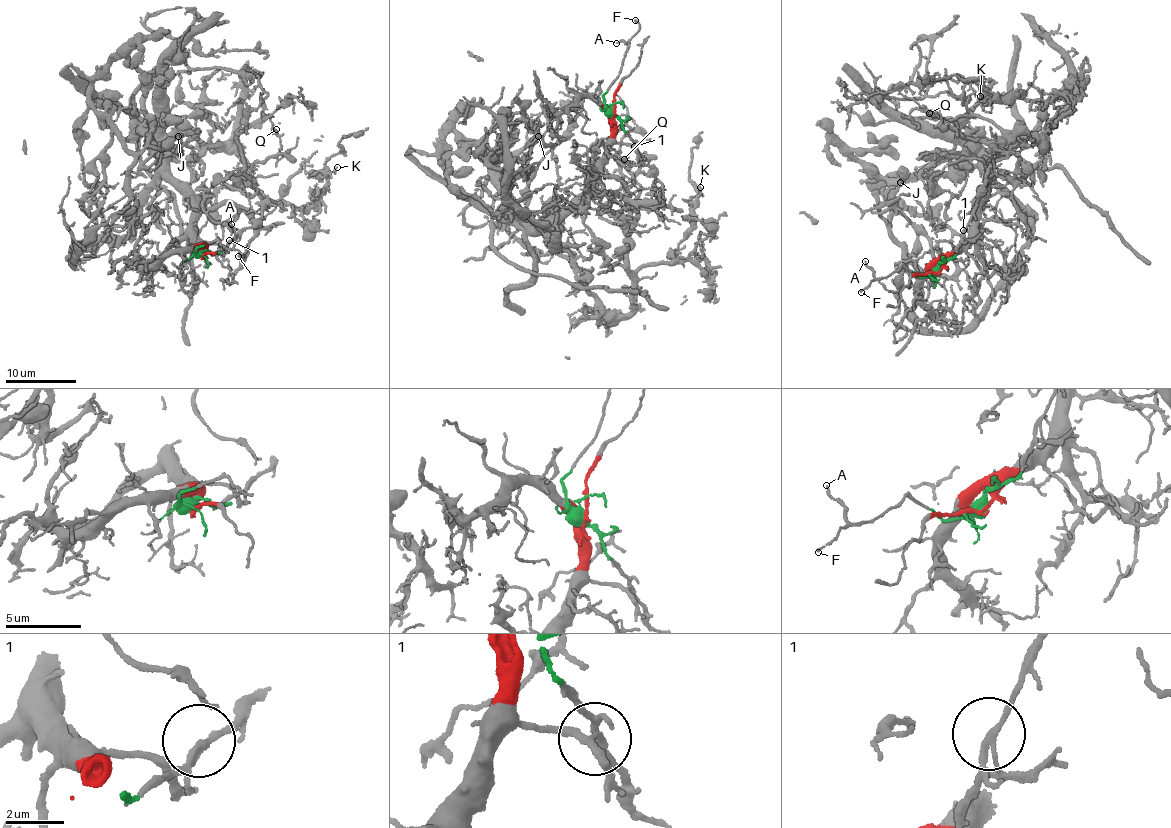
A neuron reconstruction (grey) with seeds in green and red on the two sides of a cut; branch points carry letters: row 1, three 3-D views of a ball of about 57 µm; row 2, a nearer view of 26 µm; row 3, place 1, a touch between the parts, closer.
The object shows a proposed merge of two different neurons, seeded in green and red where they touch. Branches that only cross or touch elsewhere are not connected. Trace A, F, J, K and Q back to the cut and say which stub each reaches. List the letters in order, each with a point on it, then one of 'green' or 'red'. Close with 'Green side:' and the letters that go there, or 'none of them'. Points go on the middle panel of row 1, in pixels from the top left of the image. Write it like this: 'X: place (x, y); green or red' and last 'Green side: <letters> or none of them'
A: place (616, 43); green
F: place (635, 20); green
J: place (538, 136); red
K: place (700, 187); green
Q: place (624, 159); green
Green side: A, F, K, Q

